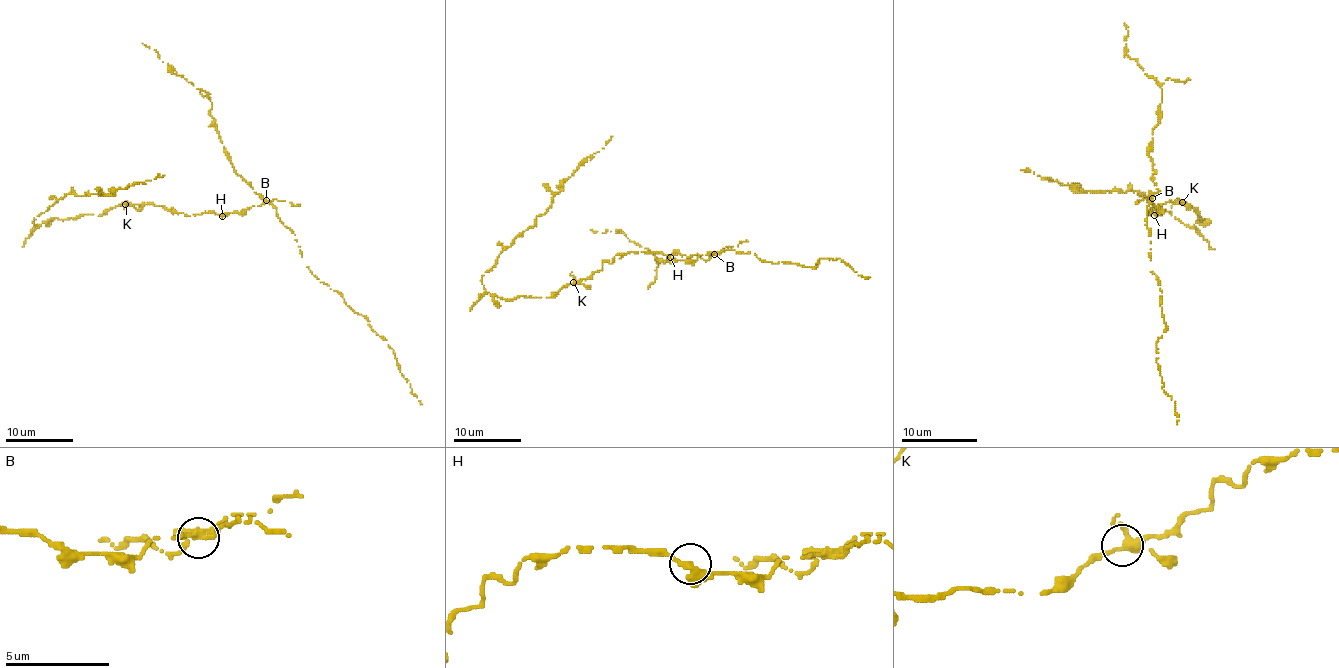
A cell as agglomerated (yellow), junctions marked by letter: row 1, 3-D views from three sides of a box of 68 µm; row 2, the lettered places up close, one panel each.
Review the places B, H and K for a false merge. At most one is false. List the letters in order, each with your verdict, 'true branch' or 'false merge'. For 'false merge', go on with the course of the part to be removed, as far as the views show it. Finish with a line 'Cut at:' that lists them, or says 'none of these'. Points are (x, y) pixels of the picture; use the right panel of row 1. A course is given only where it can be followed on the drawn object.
B: false merge; foreign part runs (1152, 198), (1150, 272), (1166, 326), (1156, 362), (1177, 424)
H: true branch
K: true branch
Cut at: B

